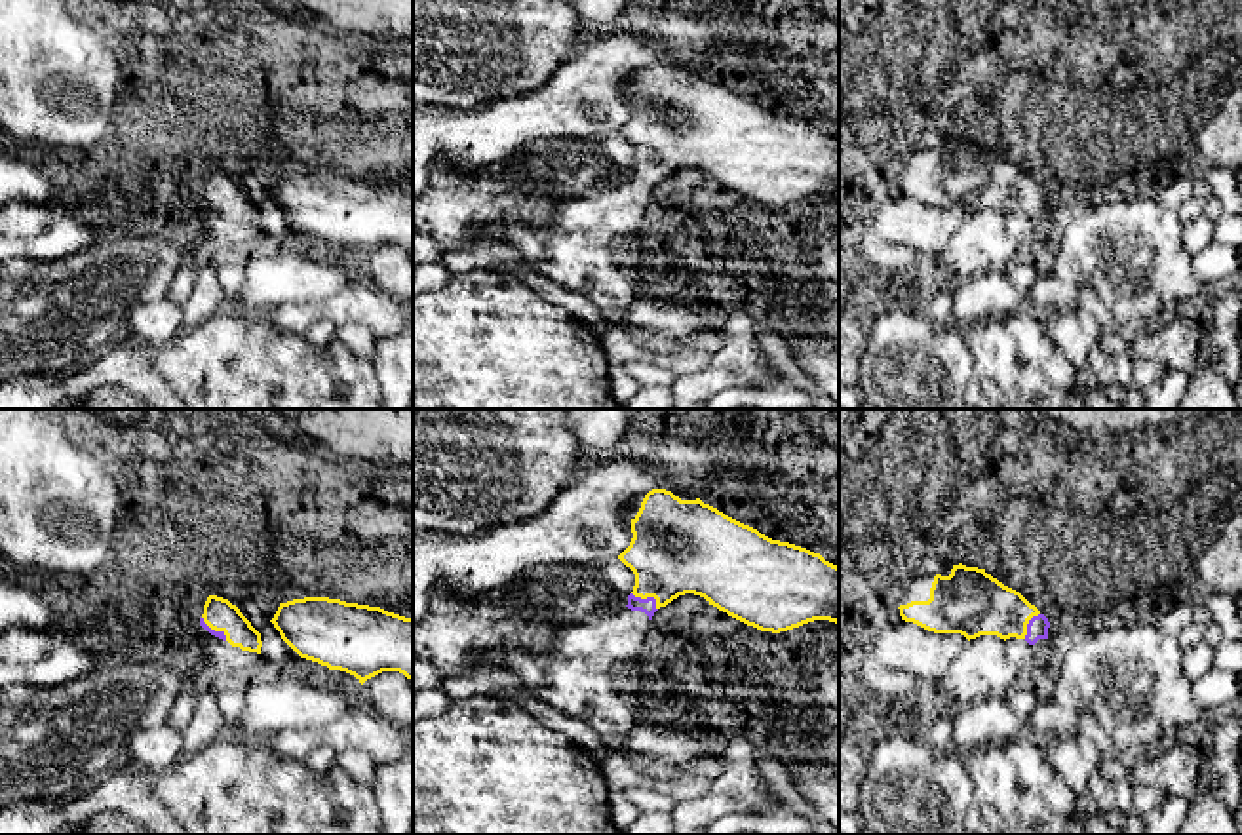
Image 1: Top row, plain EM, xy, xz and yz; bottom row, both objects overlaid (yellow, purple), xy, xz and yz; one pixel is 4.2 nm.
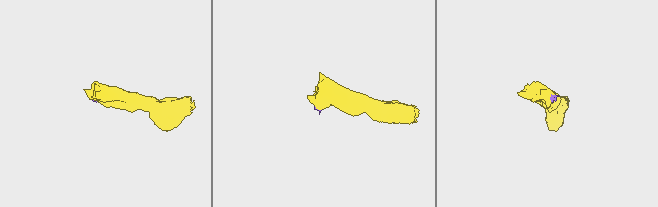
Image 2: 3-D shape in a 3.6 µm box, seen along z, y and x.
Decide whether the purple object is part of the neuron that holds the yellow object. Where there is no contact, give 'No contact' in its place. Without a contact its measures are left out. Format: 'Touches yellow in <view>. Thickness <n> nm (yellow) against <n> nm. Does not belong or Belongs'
Touches yellow in xz. Thickness 400 nm (yellow) against 70 nm. Belongs

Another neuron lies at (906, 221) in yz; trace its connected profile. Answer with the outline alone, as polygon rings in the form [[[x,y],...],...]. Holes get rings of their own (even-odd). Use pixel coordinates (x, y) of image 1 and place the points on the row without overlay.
[[[900,194],[875,211],[871,226],[883,242],[940,257],[966,217],[961,207],[934,207]]]

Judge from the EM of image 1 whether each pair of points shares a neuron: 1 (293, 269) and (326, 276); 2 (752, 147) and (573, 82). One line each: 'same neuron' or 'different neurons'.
1: same neuron
2: different neurons

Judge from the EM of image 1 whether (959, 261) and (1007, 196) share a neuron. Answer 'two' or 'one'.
two

